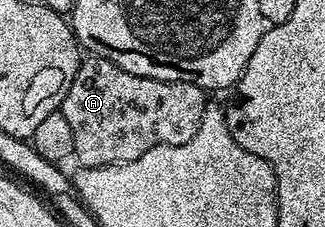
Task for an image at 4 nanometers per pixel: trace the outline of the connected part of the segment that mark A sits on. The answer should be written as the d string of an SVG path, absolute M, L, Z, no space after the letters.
M88 56L81 61L78 72L74 72L74 80L62 100L59 112L66 116L74 136L72 158L80 161L79 165L84 168L102 168L138 160L138 156L146 156L150 148L177 146L186 144L186 140L194 140L194 132L198 132L209 104L209 95L194 84L134 76L134 72L126 72L126 68L118 68L118 64L110 60Z

